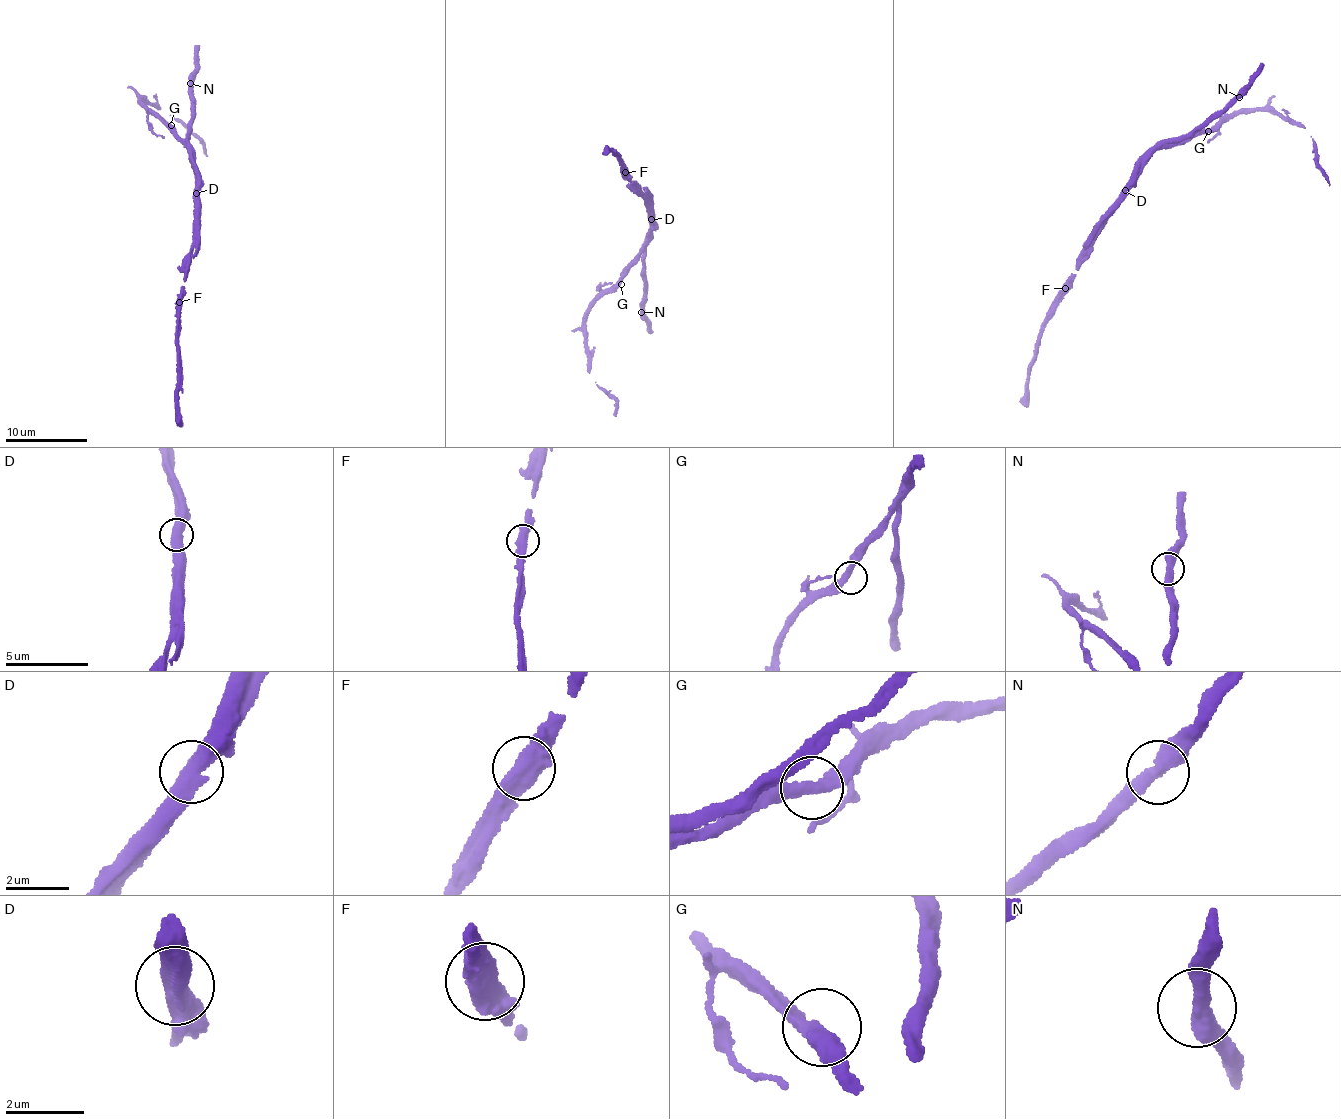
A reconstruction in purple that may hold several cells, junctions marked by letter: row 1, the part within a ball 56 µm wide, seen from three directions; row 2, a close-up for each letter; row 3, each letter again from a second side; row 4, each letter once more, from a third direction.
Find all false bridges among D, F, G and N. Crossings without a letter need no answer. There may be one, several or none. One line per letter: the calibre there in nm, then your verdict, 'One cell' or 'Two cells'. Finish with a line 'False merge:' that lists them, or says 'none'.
D: Thickness 550 nm. Two cells
F: Thickness 600 nm. One cell
G: Thickness 360 nm. One cell
N: Thickness 440 nm. One cell
False merge: D

